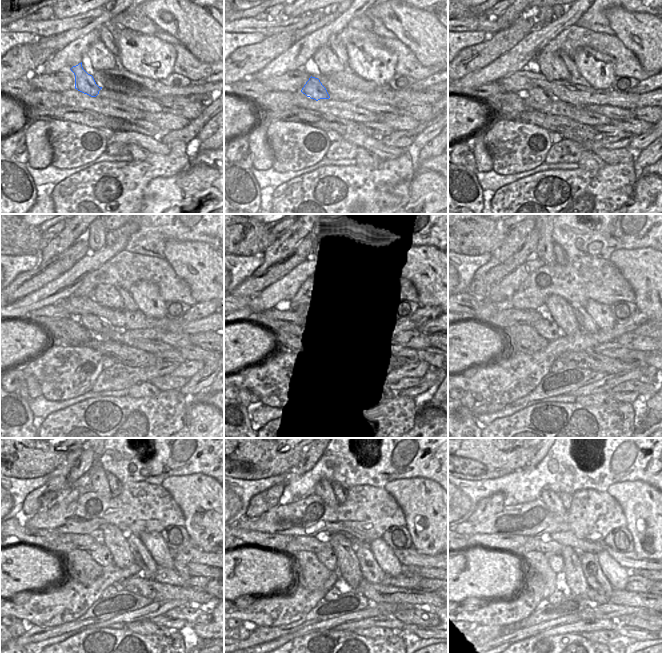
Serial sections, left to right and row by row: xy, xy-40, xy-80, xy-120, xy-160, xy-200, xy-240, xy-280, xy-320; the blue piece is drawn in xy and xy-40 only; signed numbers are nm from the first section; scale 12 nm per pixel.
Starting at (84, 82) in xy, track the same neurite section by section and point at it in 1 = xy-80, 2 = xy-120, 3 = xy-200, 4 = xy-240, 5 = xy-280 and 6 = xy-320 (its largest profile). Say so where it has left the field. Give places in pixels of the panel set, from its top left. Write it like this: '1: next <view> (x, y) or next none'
1: next xy-80 (538, 94)
2: next xy-120 (95, 325)
3: next xy-200 (545, 327)
4: next xy-240 (102, 555)
5: next xy-280 (327, 557)
6: next xy-320 (555, 561)

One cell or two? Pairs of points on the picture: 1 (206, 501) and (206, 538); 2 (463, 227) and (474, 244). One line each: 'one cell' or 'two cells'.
1: one cell
2: one cell

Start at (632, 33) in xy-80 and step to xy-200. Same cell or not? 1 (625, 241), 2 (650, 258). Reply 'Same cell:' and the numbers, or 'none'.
Same cell: 2

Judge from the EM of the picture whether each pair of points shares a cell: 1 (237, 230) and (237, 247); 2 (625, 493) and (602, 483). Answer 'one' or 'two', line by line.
1: one
2: two

